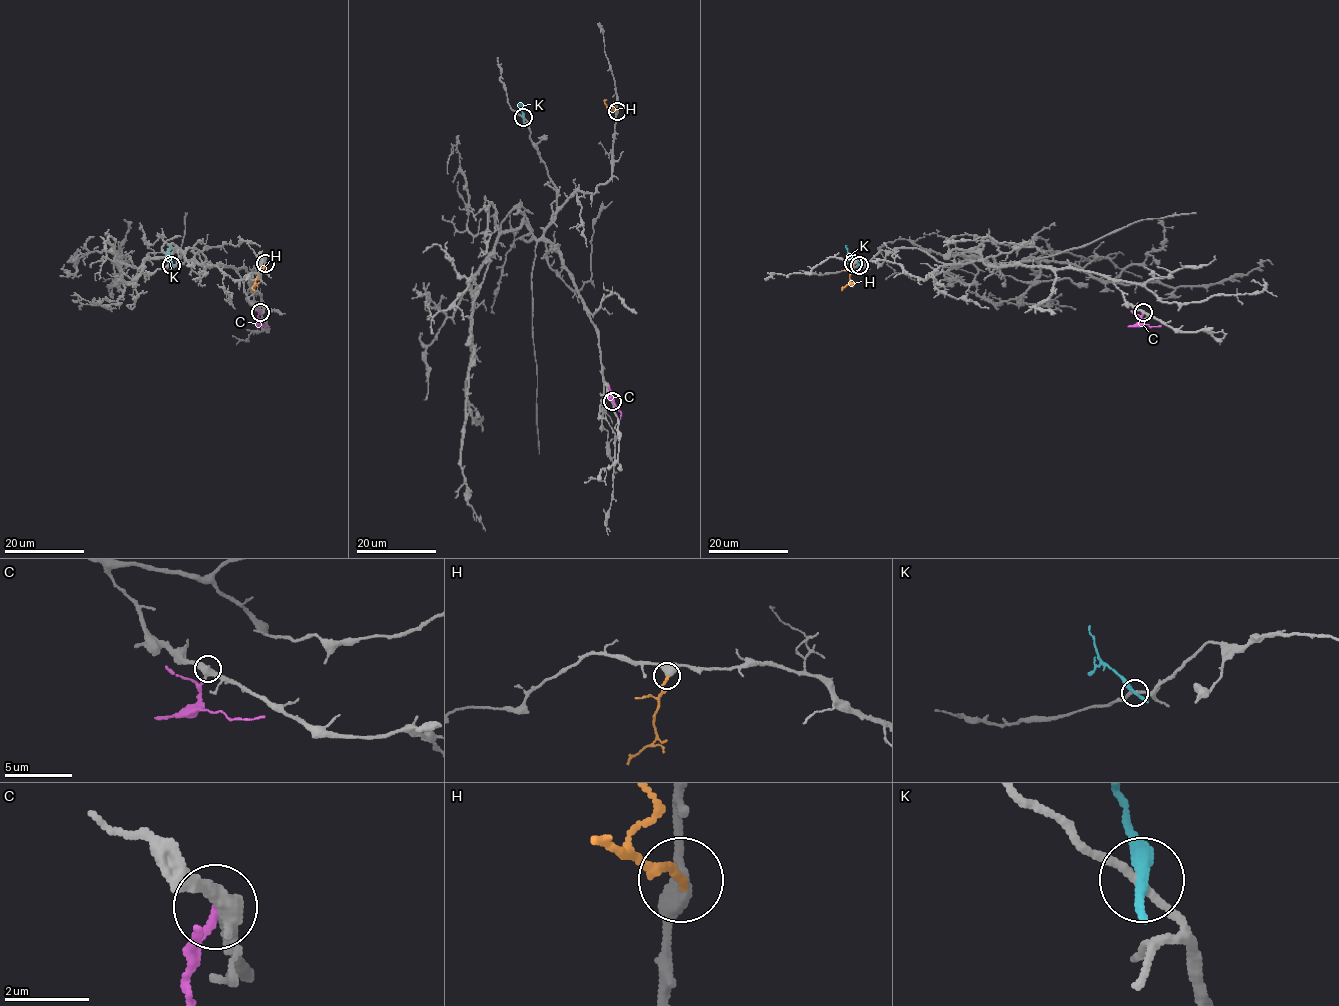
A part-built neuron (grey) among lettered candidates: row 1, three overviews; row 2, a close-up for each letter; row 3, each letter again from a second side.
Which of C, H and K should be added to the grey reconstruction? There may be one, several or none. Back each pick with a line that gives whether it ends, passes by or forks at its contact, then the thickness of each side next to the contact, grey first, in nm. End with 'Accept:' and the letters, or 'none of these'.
H: it ends | 400/190 nm
Accept: H

